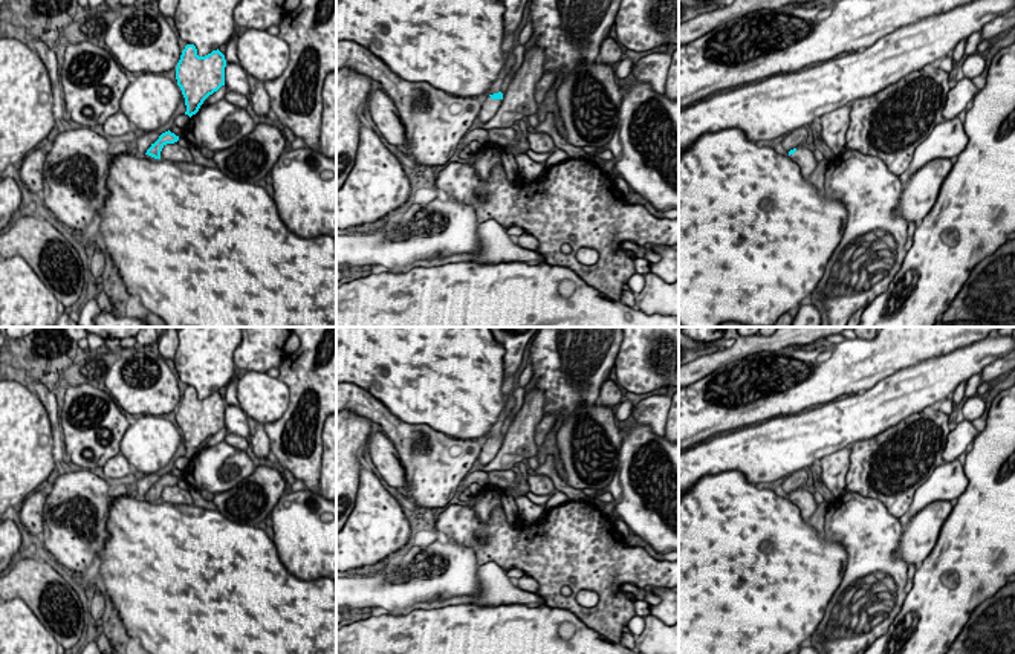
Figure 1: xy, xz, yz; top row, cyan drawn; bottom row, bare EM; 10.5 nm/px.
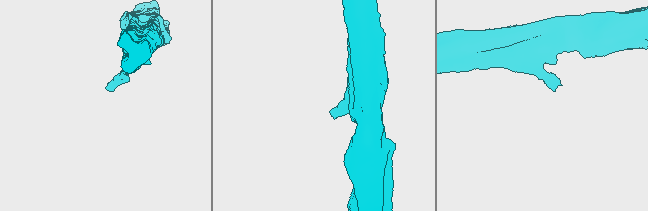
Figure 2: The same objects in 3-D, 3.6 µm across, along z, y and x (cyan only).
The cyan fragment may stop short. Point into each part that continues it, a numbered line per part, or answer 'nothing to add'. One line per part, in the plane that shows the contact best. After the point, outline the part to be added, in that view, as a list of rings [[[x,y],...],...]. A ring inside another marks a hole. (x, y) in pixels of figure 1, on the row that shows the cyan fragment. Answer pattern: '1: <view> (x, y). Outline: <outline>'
1: xz (489, 107). Outline: [[[488,96],[483,102],[483,107],[480,108],[477,119],[482,124],[486,124],[497,113],[500,105],[501,105],[501,99],[492,99],[491,96]]]

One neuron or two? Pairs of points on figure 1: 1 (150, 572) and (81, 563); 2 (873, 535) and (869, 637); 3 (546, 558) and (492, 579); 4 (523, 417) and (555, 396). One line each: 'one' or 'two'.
1: two
2: one
3: two
4: two

